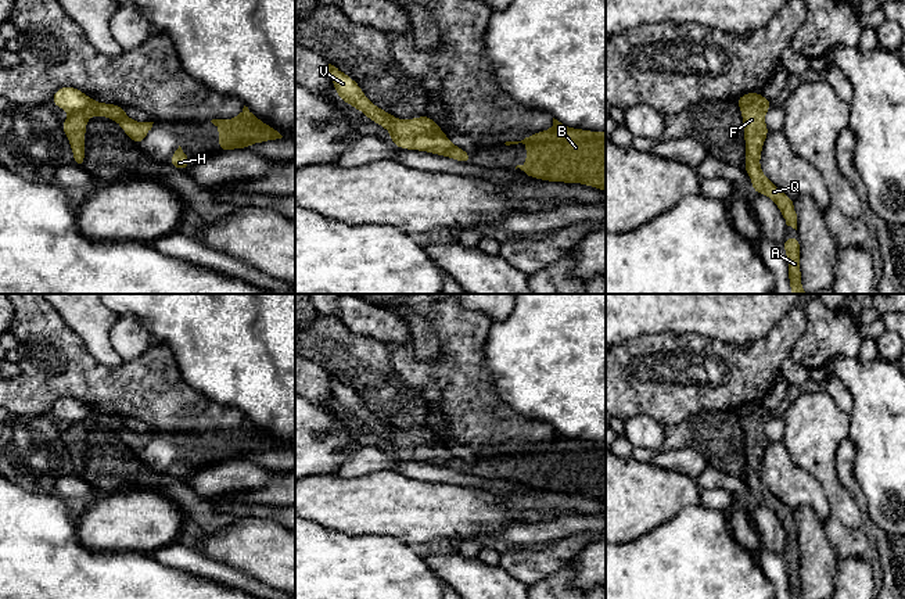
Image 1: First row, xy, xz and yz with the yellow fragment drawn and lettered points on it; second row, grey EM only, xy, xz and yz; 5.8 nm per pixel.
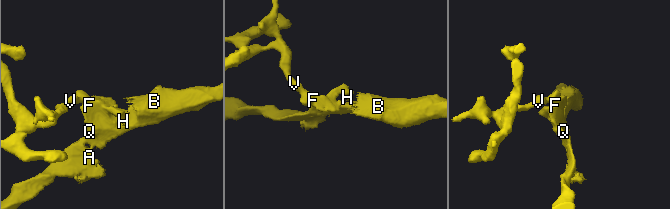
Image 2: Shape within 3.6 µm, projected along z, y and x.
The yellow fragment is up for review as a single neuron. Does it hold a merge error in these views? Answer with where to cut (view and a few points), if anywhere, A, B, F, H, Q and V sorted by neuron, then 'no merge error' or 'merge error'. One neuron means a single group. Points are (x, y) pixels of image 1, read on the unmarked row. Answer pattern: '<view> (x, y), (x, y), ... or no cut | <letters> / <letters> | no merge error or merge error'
xy (90, 411), (83, 419), (71, 424) | A B F H Q / V | merge error

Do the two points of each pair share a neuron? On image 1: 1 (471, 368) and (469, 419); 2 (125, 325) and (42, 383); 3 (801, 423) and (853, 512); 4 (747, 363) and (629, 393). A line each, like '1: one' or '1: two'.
1: one
2: two
3: one
4: one

